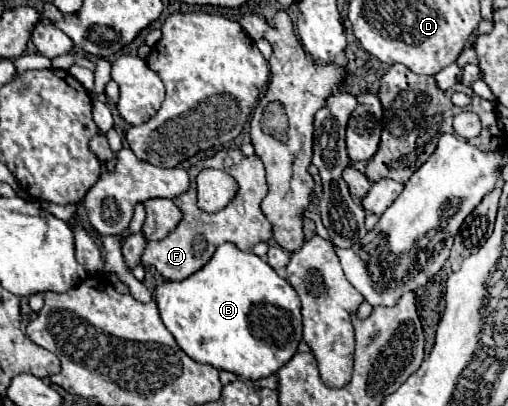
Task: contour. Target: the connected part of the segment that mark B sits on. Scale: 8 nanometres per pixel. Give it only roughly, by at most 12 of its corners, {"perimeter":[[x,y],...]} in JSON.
{"perimeter":[[234,243],[154,289],[180,349],[244,379],[302,341],[300,299]]}

